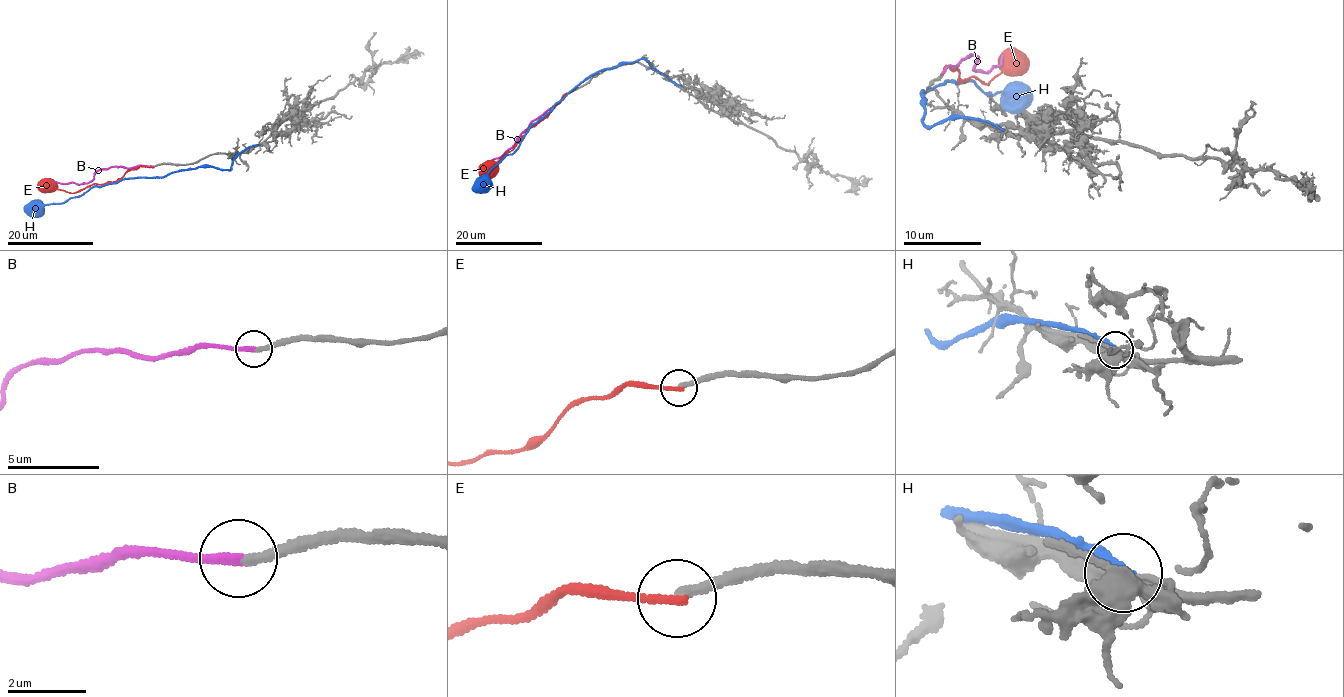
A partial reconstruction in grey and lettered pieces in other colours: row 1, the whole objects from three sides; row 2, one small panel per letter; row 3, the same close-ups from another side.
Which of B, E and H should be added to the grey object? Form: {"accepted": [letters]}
{"accepted": ["B"]}

